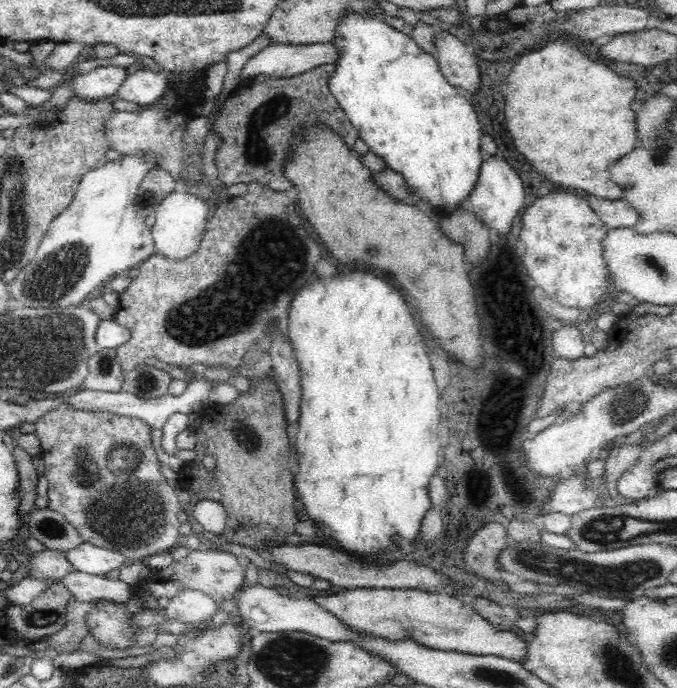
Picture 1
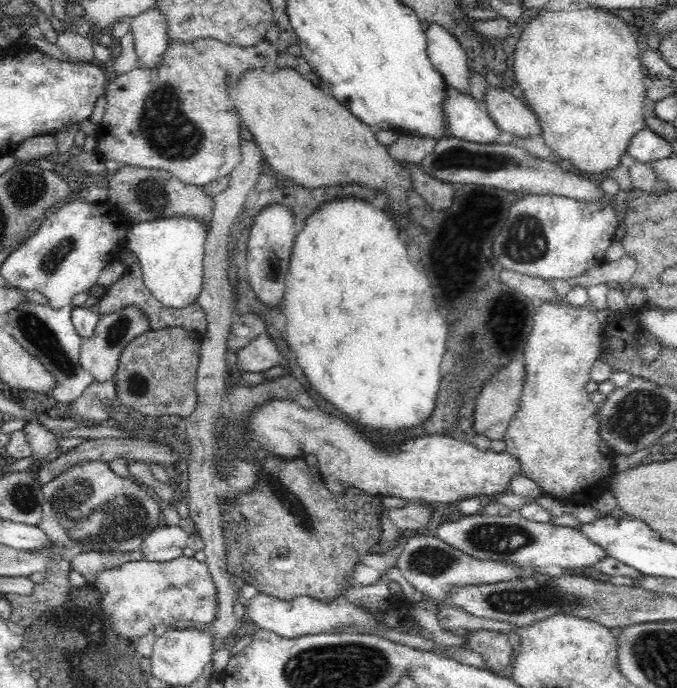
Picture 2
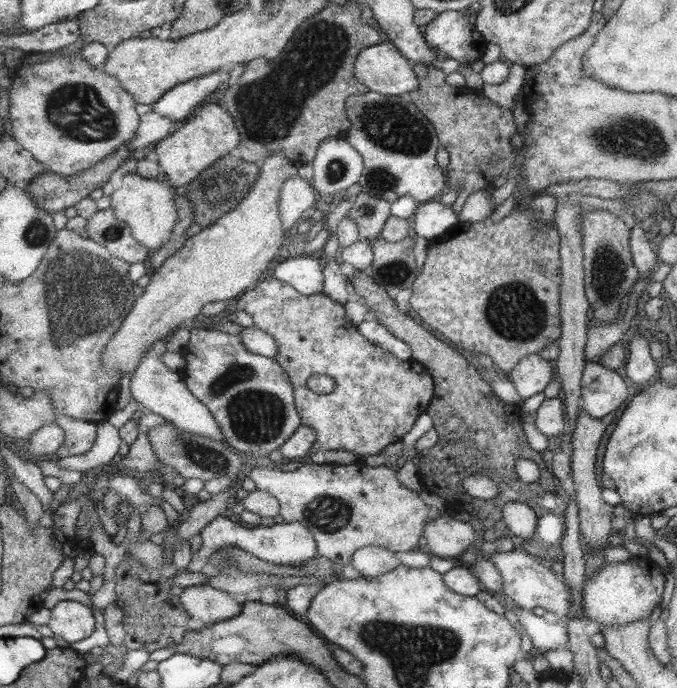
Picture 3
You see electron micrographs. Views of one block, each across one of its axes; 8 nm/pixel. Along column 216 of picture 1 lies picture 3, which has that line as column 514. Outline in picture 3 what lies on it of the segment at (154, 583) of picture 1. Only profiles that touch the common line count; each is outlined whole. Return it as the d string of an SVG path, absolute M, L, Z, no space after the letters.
M522 549L487 555L487 559L500 574L502 578L501 593L511 603L515 603L516 606L525 610L539 606L539 608L554 612L558 616L565 615L568 619L568 614L574 609L575 603L571 603L571 591L567 587L566 580L560 574L547 569L538 558Z

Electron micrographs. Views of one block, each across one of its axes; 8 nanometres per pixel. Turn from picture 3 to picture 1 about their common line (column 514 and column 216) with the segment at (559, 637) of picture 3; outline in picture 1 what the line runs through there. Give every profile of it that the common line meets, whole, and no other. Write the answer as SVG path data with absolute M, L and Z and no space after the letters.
M183 590L162 604L167 618L185 626L209 623L216 616L217 603L196 590Z

